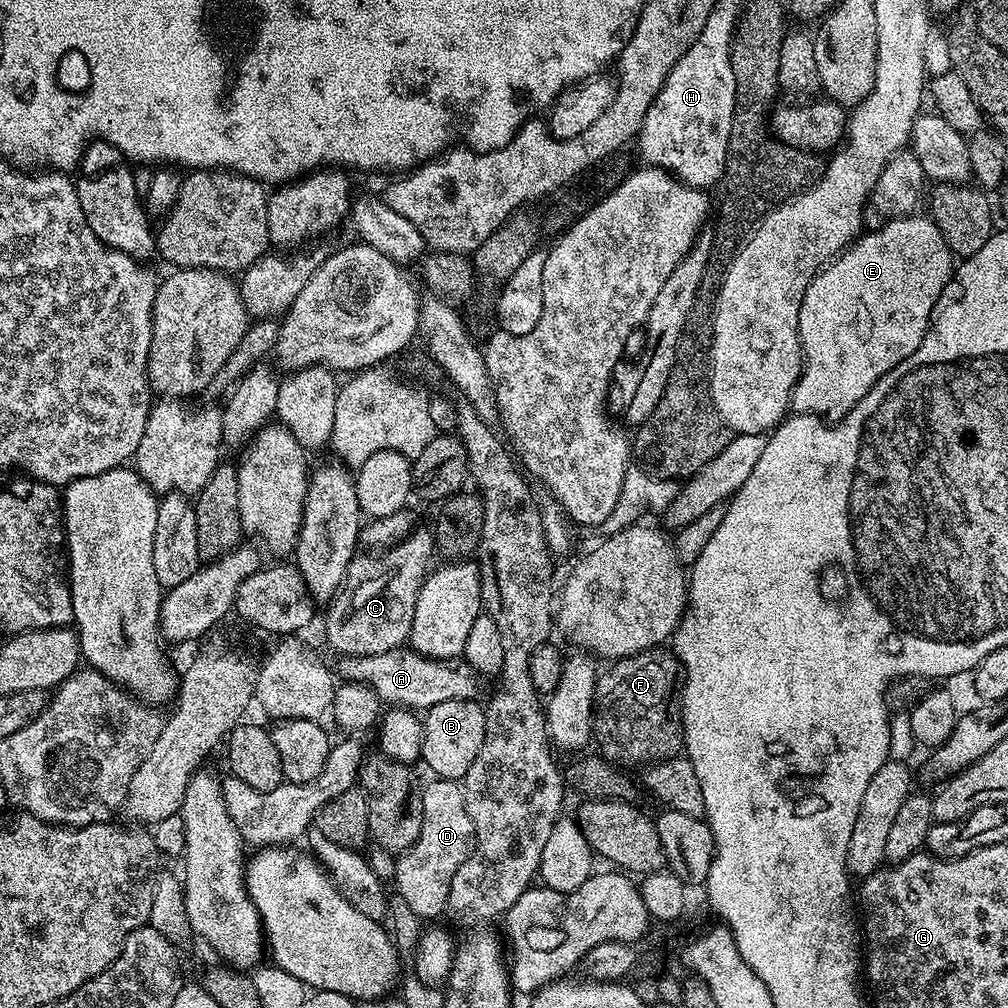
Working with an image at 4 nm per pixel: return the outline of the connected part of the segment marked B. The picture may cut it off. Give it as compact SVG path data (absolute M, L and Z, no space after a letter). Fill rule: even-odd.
M451 699L427 709L423 719L421 759L439 779L459 781L481 750L485 737L485 707L476 700Z

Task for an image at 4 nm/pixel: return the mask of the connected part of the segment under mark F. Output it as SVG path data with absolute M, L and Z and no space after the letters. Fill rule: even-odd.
M657 646L649 648L646 652L639 652L633 656L627 656L621 660L615 661L611 665L612 668L608 673L601 675L596 682L596 698L592 706L592 734L594 744L600 747L599 755L607 760L613 766L624 766L622 764L640 764L639 766L647 766L655 761L673 756L681 755L684 748L684 721L680 719L680 691L684 683L684 667L680 664L680 659L676 657L676 653L671 650L665 650L663 647Z

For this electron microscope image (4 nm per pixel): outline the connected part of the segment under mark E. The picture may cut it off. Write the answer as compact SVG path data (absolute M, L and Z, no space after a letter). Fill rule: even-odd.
M913 214L885 219L884 225L873 232L865 231L856 237L835 260L825 265L816 277L806 286L806 294L802 298L802 306L798 310L798 334L800 335L800 351L802 353L802 367L800 377L792 391L791 411L798 416L819 416L828 422L840 420L862 398L866 398L869 390L878 383L898 362L910 358L918 346L922 346L922 338L928 333L928 326L932 322L932 312L948 281L952 279L954 271L954 255L948 249L946 239L935 222L927 215Z

